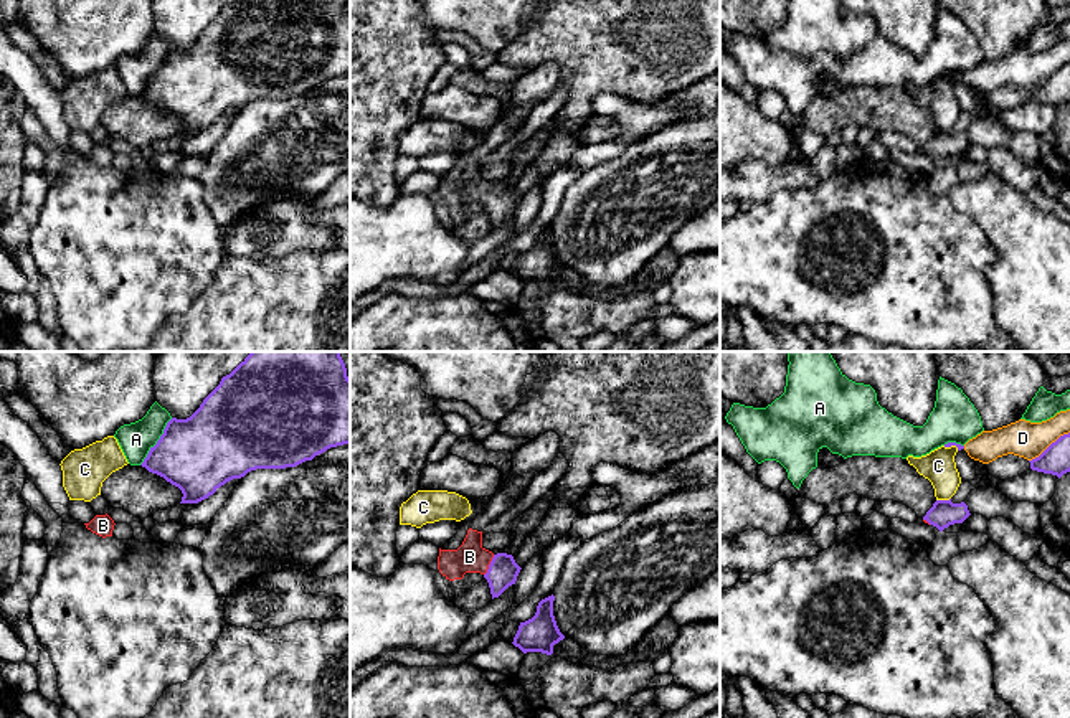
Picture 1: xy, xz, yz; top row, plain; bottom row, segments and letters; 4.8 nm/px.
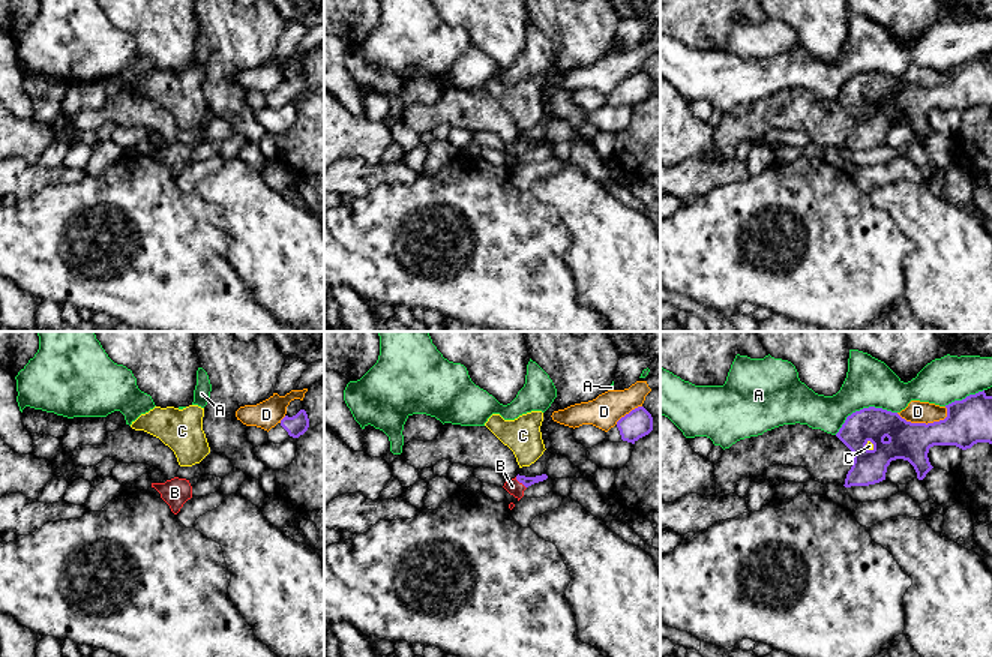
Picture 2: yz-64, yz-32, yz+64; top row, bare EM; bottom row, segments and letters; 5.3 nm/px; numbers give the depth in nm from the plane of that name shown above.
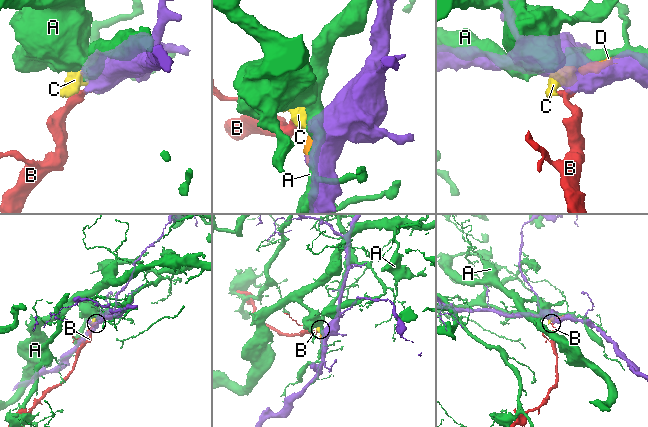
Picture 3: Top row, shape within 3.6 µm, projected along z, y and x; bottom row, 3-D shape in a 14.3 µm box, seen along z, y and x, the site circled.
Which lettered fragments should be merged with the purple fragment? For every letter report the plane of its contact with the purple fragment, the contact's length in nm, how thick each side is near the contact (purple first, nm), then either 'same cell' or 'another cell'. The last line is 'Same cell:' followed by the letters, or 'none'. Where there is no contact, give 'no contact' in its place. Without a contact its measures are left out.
A: contact in xy; length 280 nm; calibres 380 and 160 nm; another cell
B: contact in xz; length 120 nm; calibres 150 and 150 nm; same cell
C: contact in yz; length 70 nm; calibres 130 and 160 nm; another cell
D: contact in yz; length 240 nm; calibres 140 and 180 nm; another cell
Same cell: B

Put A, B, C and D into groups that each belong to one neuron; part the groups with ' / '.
A / B / C D

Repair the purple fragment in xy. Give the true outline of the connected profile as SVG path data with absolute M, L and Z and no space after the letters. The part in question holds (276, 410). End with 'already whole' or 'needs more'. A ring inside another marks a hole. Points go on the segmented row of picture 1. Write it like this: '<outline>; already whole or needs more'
M251 352L230 375L223 376L220 385L203 399L200 408L187 419L172 418L160 439L150 447L140 464L149 472L163 477L183 494L180 503L198 503L213 495L221 485L233 479L241 479L256 469L286 469L296 467L330 447L350 444L350 378L340 352Z; already whole

